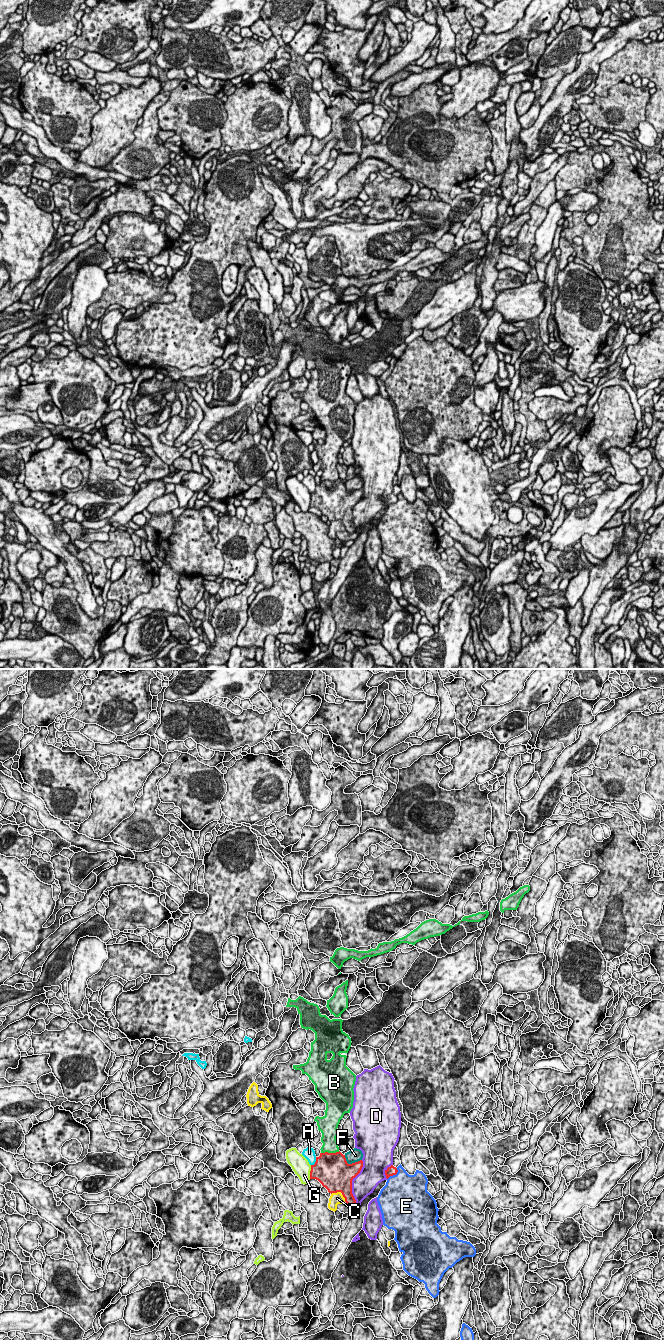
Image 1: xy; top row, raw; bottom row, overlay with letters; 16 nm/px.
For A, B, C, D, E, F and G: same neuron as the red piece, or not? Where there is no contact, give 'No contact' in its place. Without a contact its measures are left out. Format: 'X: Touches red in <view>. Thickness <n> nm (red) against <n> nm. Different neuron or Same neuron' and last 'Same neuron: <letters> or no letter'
A: Touches red in xy. Thickness 500 nm (red) against 190 nm. Different neuron
B: Touches red in xy. Thickness 500 nm (red) against 240 nm. Different neuron
C: Touches red in xy. Thickness 480 nm (red) against 190 nm. Different neuron
D: Touches red in xy. Thickness 500 nm (red) against 360 nm. Different neuron
E: Touches red in xy. Thickness 140 nm (red) against 480 nm. Different neuron
F: Touches red in xy. Thickness 400 nm (red) against 200 nm. Different neuron
G: Touches red in xy. Thickness 400 nm (red) against 280 nm. Different neuron
Same neuron: no letter

